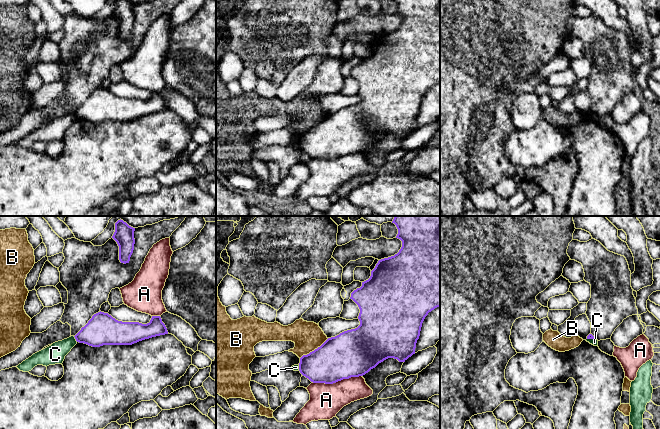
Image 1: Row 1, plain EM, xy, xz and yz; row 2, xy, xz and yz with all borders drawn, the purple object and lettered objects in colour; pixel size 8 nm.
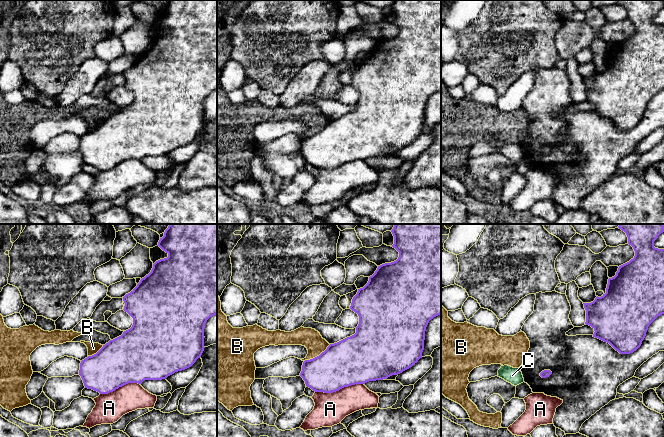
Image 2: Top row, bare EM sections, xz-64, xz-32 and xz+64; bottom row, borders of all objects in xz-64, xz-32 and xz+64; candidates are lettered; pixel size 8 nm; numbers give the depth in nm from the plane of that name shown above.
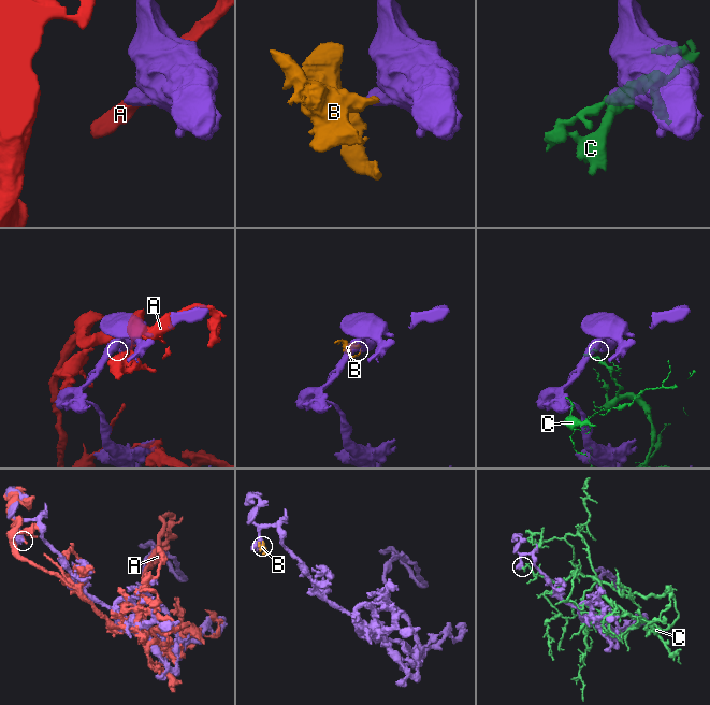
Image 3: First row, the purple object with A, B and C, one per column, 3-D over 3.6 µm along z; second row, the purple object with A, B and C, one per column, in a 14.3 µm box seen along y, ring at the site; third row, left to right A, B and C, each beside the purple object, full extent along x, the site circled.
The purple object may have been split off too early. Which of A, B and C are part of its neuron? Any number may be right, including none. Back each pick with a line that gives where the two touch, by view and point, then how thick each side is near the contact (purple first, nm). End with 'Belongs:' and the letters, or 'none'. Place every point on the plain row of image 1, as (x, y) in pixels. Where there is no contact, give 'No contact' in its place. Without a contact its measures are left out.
Belongs: none

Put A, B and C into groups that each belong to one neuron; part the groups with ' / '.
A / B / C

